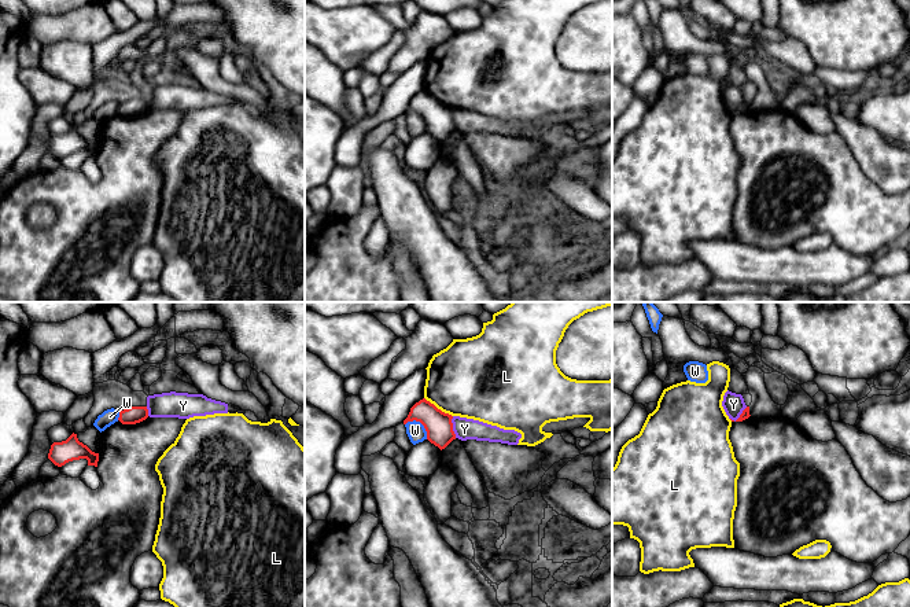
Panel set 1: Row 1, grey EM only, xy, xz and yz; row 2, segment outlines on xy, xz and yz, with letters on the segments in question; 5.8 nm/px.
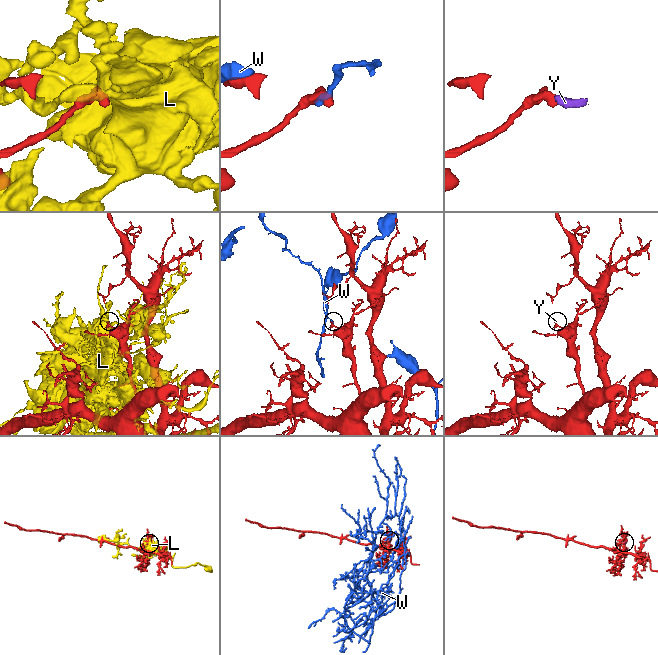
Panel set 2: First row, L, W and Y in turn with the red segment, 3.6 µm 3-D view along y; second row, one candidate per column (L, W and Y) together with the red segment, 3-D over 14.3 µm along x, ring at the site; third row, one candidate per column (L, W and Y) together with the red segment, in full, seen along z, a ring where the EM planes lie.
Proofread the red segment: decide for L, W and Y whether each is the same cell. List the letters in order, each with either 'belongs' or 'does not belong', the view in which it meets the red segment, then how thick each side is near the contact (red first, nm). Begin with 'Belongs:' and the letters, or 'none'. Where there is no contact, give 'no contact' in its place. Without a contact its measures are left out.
Belongs: none
L: does not belong; contact in xz; calibres 160 and 440 nm
W: does not belong; contact in xz; calibres 160 and 110 nm
Y: does not belong; contact in xz; calibres 160 and 130 nm

